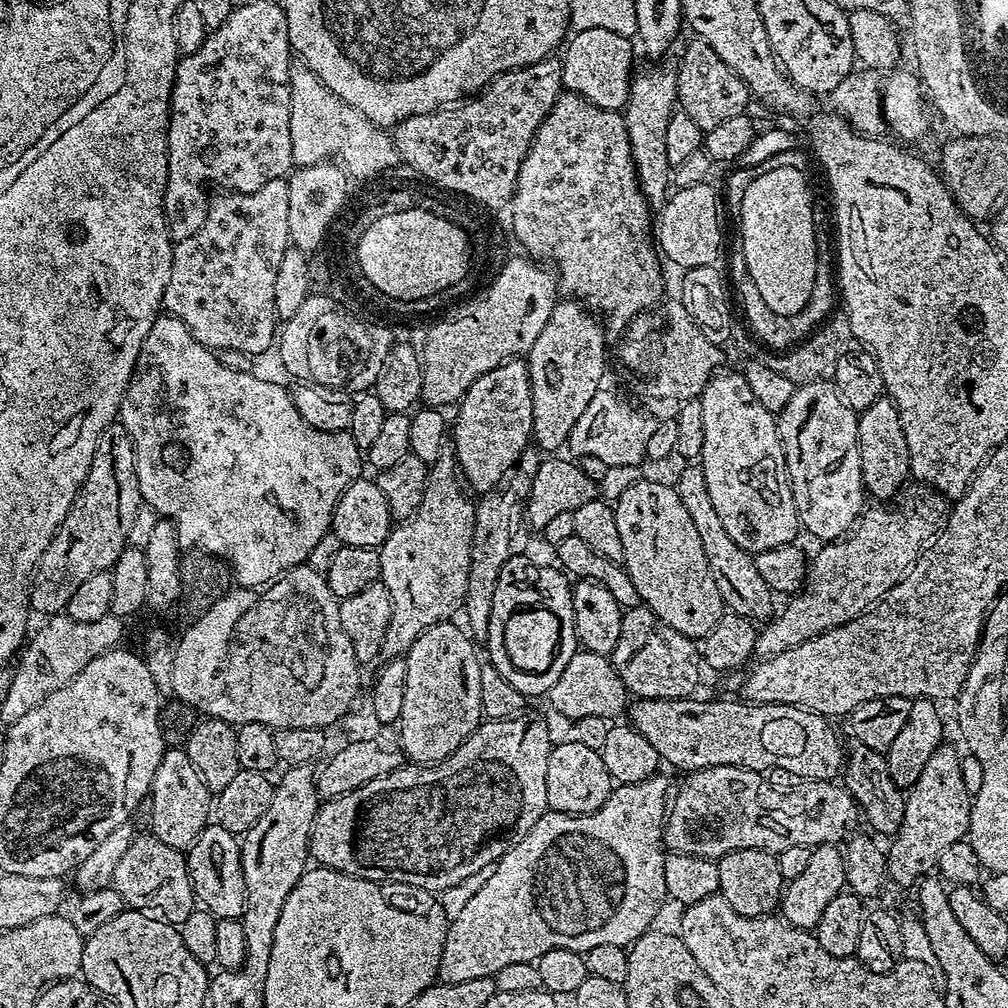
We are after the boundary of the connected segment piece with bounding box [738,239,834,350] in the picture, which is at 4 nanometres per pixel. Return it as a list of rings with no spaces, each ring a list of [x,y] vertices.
[[[831,239],[819,241],[816,253],[818,254],[818,270],[814,278],[814,290],[810,290],[810,302],[806,302],[806,306],[802,306],[802,310],[798,310],[798,314],[793,316],[783,316],[782,314],[774,314],[774,310],[770,310],[770,306],[766,306],[766,302],[762,302],[762,294],[758,294],[758,286],[754,286],[754,282],[750,278],[750,274],[741,271],[740,275],[740,304],[738,300],[738,308],[744,311],[744,316],[748,319],[748,324],[752,327],[752,332],[768,347],[768,350],[787,350],[793,348],[794,345],[800,343],[805,336],[809,335],[817,326],[824,323],[828,319],[832,308],[832,296],[834,300],[834,244]]]

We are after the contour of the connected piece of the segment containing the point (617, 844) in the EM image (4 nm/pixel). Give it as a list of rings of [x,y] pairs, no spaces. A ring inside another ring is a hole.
[[[663,774],[651,776],[648,780],[634,782],[633,784],[616,784],[612,793],[606,798],[606,802],[598,810],[593,812],[581,812],[573,814],[570,812],[544,812],[534,826],[514,845],[509,852],[496,861],[490,878],[482,885],[482,890],[470,898],[470,902],[458,918],[454,918],[447,925],[444,933],[444,949],[440,959],[439,979],[446,984],[454,982],[470,982],[470,978],[495,977],[504,966],[515,963],[533,963],[546,954],[546,950],[574,950],[575,952],[589,952],[594,946],[630,946],[642,933],[653,927],[652,919],[660,912],[664,900],[668,896],[666,890],[666,874],[664,873],[664,857],[666,849],[664,846],[664,818],[670,803],[670,791],[668,792],[668,780]]]

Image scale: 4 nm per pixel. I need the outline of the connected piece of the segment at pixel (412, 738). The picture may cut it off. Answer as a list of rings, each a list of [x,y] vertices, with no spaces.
[[[456,622],[430,626],[430,630],[423,632],[418,638],[418,642],[414,642],[414,646],[410,646],[408,655],[403,657],[406,666],[406,695],[398,721],[398,729],[400,728],[398,744],[405,757],[413,764],[423,766],[442,762],[447,756],[454,754],[454,750],[458,750],[458,746],[462,746],[462,742],[466,742],[466,738],[470,738],[472,731],[482,722],[480,711],[482,660],[481,657],[476,657],[476,648],[472,645],[473,637],[461,625],[460,628]]]

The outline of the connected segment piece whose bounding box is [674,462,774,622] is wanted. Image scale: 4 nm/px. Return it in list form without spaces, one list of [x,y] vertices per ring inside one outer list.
[[[696,462],[685,463],[683,467],[676,476],[674,487],[682,506],[686,506],[686,511],[698,530],[702,551],[706,554],[706,566],[710,566],[714,586],[718,586],[718,594],[725,609],[751,621],[767,622],[773,619],[774,593],[766,586],[766,582],[762,582],[753,553],[742,550],[742,546],[738,546],[738,542],[734,542],[734,538],[730,538],[730,534],[726,534],[726,529],[722,527],[722,521],[714,510],[714,501],[710,499],[710,490],[706,490],[706,474],[703,468]]]

